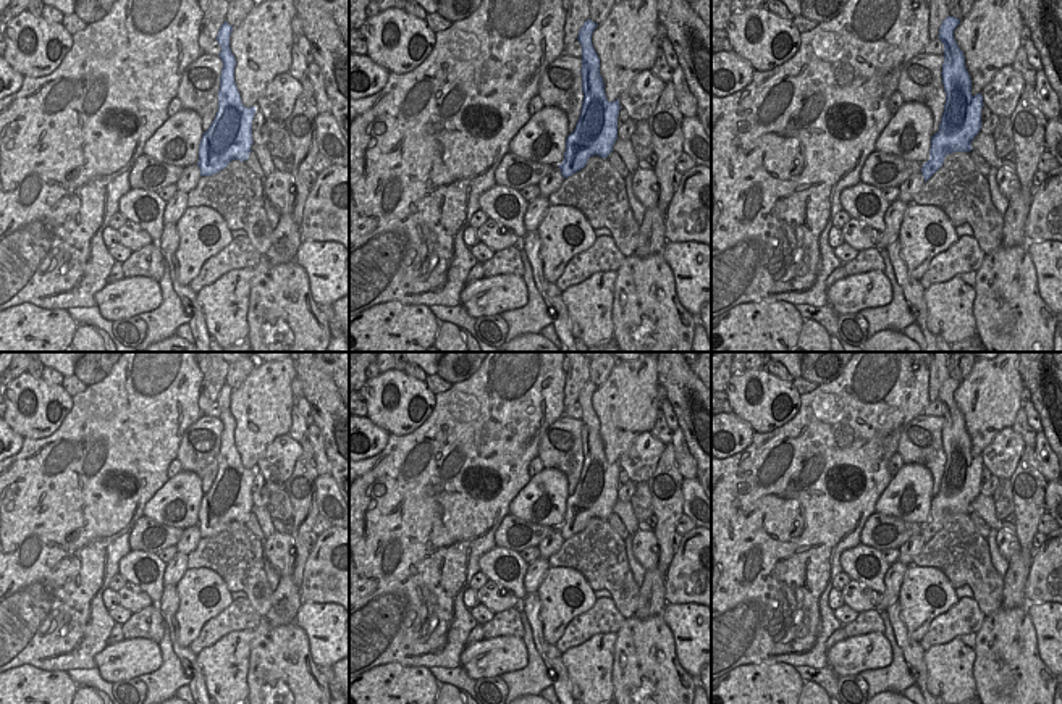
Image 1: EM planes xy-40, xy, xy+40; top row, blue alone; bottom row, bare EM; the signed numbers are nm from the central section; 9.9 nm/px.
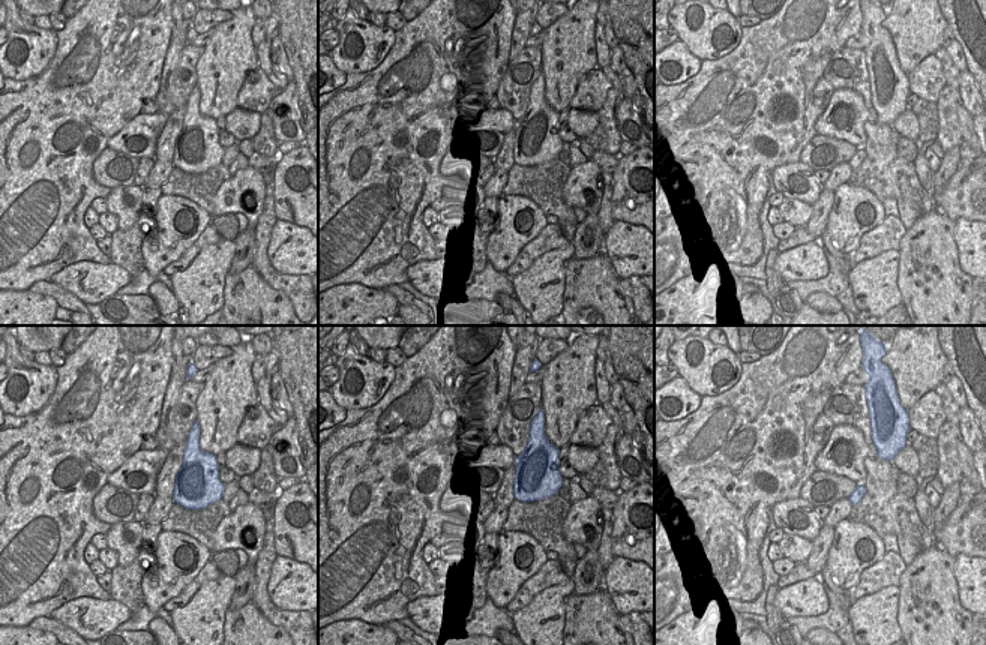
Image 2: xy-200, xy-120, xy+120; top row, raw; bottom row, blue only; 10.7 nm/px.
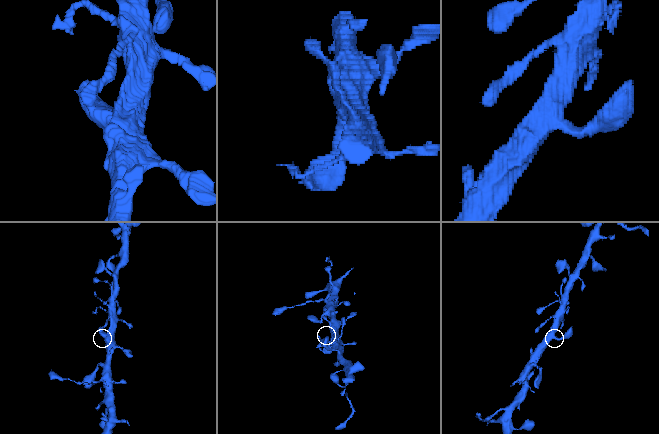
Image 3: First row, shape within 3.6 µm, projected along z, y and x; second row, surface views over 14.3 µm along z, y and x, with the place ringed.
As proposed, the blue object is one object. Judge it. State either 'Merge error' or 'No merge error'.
No merge error

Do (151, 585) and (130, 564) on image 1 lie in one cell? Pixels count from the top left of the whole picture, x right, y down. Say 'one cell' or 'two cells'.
one cell

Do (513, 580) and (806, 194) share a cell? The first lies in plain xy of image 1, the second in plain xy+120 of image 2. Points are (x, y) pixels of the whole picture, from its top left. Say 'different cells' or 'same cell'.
same cell

